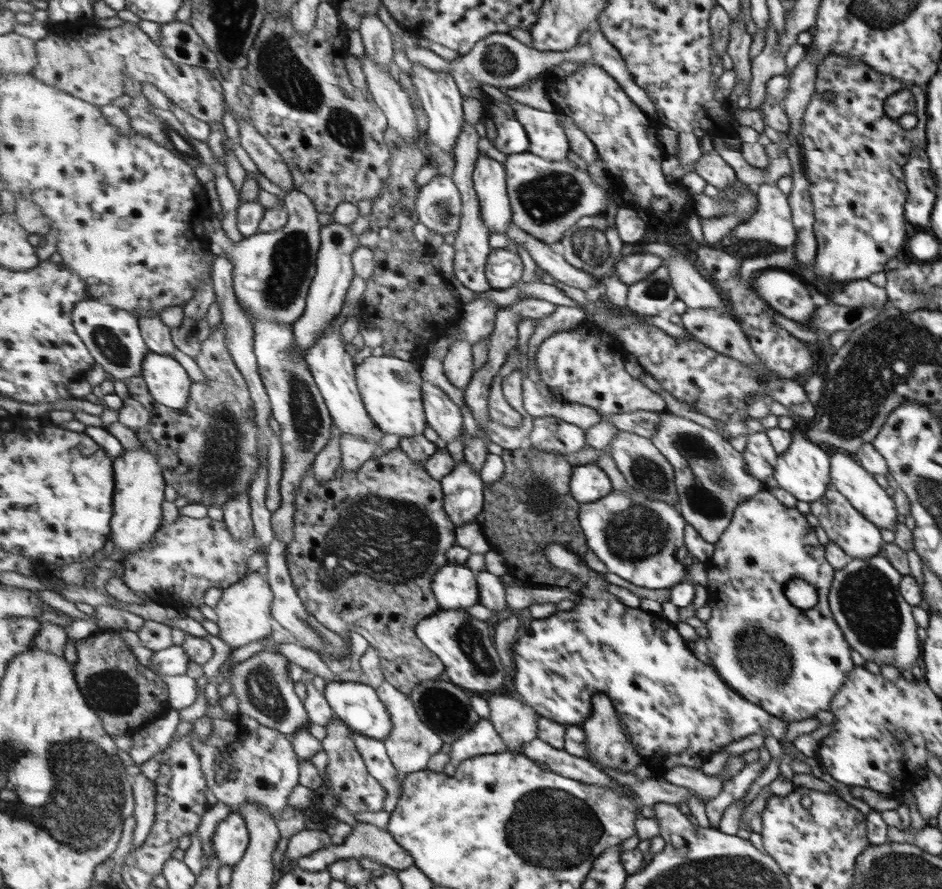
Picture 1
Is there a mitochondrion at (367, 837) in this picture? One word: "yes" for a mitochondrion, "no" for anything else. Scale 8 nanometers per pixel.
yes

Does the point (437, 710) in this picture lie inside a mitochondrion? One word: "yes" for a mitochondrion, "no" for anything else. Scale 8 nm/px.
yes

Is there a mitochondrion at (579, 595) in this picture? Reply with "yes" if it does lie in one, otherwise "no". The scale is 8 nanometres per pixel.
no

